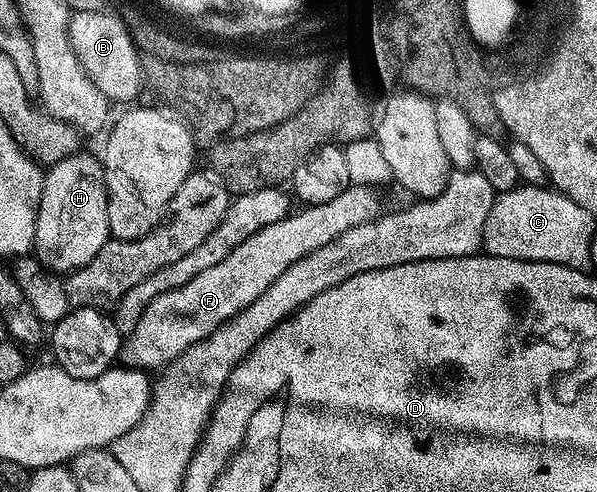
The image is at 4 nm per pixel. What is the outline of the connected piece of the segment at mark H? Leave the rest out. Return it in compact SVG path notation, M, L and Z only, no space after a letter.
M83 153L65 156L43 175L33 254L51 272L80 270L111 238L103 163L96 155Z

